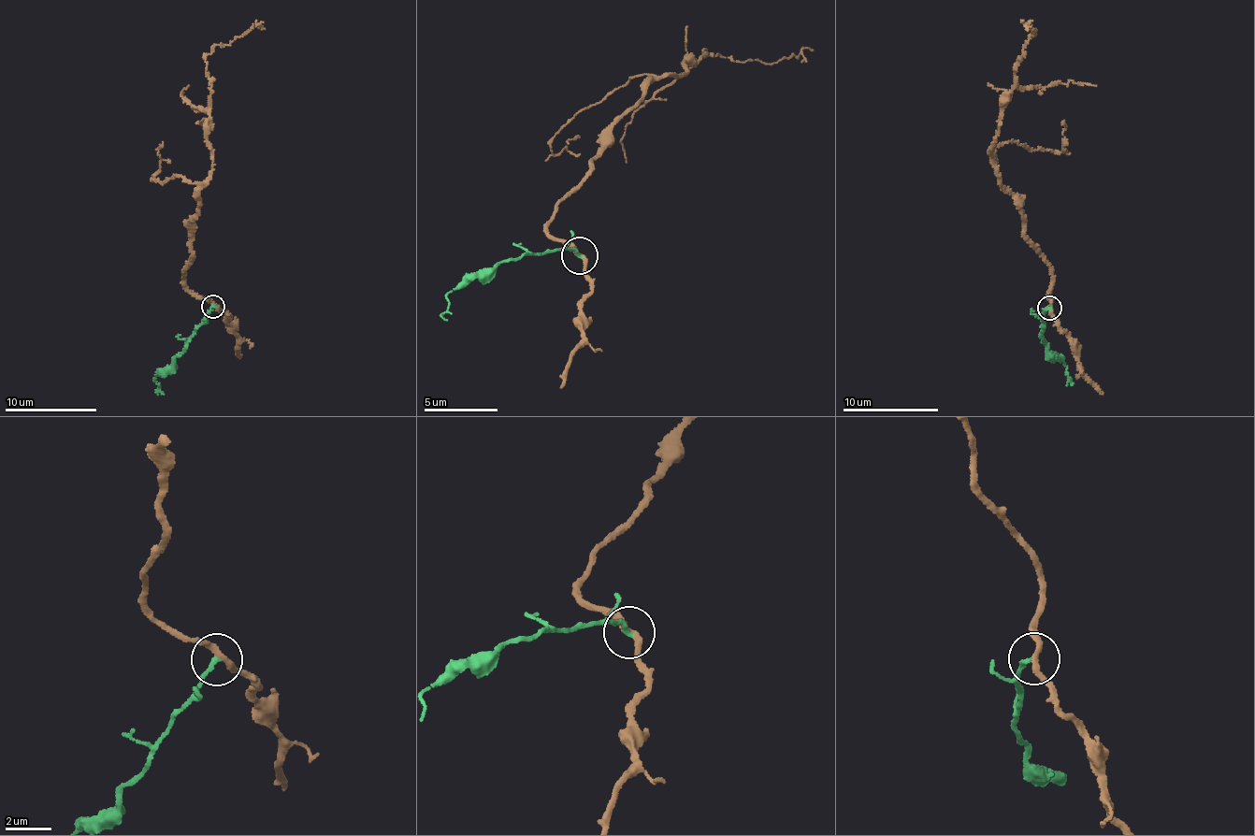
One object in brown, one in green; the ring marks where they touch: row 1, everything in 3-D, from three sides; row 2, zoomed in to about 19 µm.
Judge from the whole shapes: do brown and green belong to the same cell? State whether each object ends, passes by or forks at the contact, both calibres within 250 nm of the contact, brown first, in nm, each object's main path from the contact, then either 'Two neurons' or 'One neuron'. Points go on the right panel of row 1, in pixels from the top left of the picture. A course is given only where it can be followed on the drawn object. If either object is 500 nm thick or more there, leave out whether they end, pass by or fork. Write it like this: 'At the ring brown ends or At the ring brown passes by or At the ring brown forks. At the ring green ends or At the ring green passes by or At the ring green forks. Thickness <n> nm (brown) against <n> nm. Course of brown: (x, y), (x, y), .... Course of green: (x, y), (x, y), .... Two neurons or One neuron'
At the ring brown passes by. At the ring green ends. Thickness 260 nm (brown) against 190 nm. Course of brown: (1048, 306), (1049, 264), (1027, 238), (1020, 200), (1001, 185), (992, 147), (1014, 64), (1033, 35), (1023, 21). Course of green: (1048, 309), (1042, 319), (1045, 344), (1052, 356), (1067, 366), (1071, 385). Two neurons

